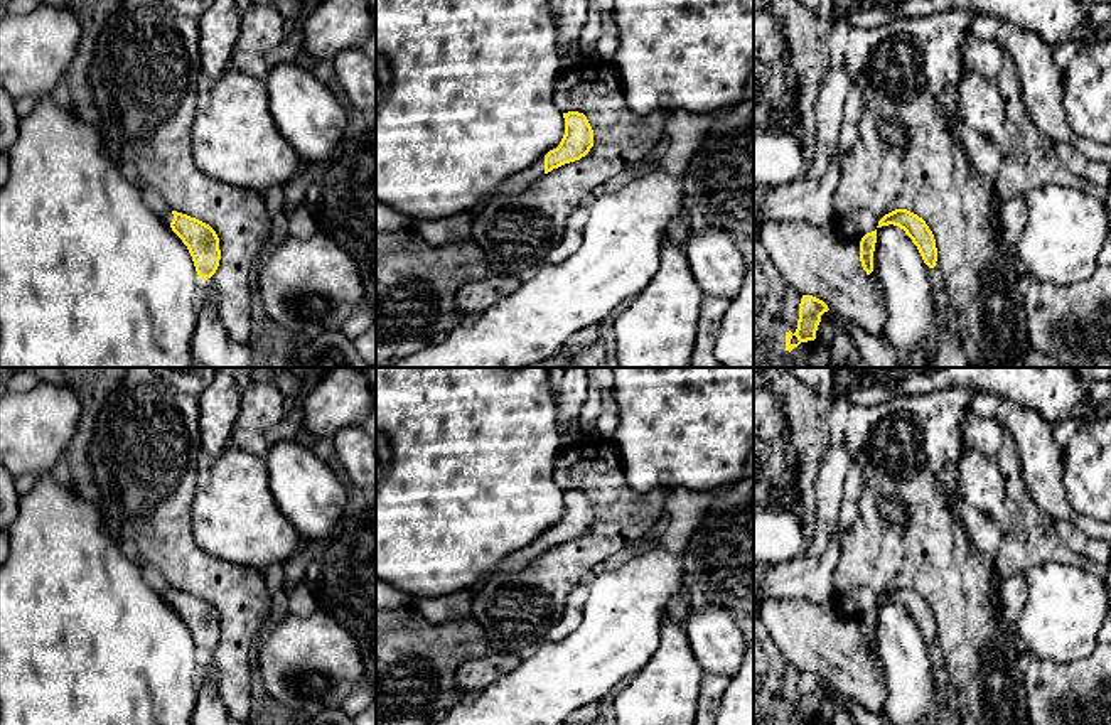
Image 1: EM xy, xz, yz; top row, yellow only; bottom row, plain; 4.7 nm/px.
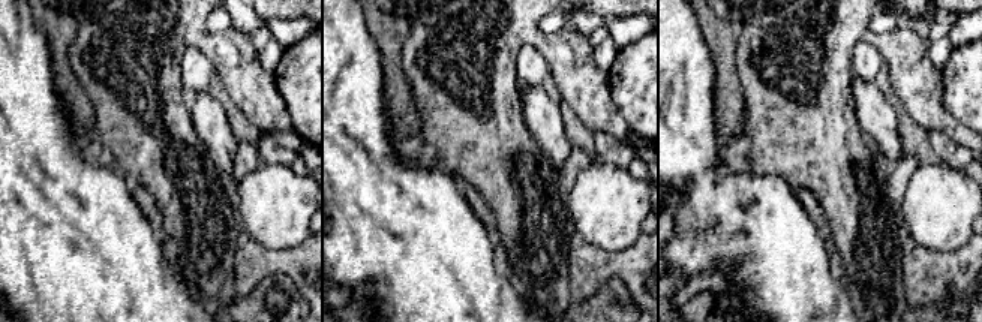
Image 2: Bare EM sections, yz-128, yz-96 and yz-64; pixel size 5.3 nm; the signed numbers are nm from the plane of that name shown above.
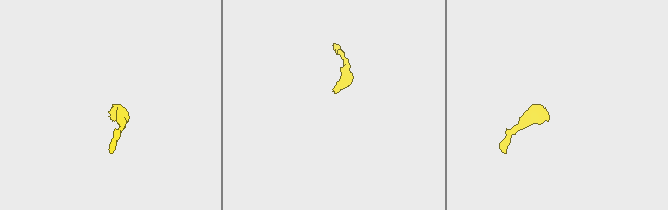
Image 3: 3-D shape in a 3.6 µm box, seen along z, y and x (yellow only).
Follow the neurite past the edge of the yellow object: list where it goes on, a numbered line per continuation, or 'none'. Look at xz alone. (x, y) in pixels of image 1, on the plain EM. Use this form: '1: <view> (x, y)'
1: xz (521, 558)

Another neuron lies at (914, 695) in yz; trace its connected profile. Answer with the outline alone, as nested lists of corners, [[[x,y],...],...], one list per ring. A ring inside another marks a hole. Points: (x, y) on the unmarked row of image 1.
[[[899,604],[877,605],[873,649],[887,685],[880,713],[892,725],[968,725],[936,674],[937,656]]]

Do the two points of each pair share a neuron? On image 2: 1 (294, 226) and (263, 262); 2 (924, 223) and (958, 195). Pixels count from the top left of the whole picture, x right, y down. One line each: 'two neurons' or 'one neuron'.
1: two neurons
2: one neuron

